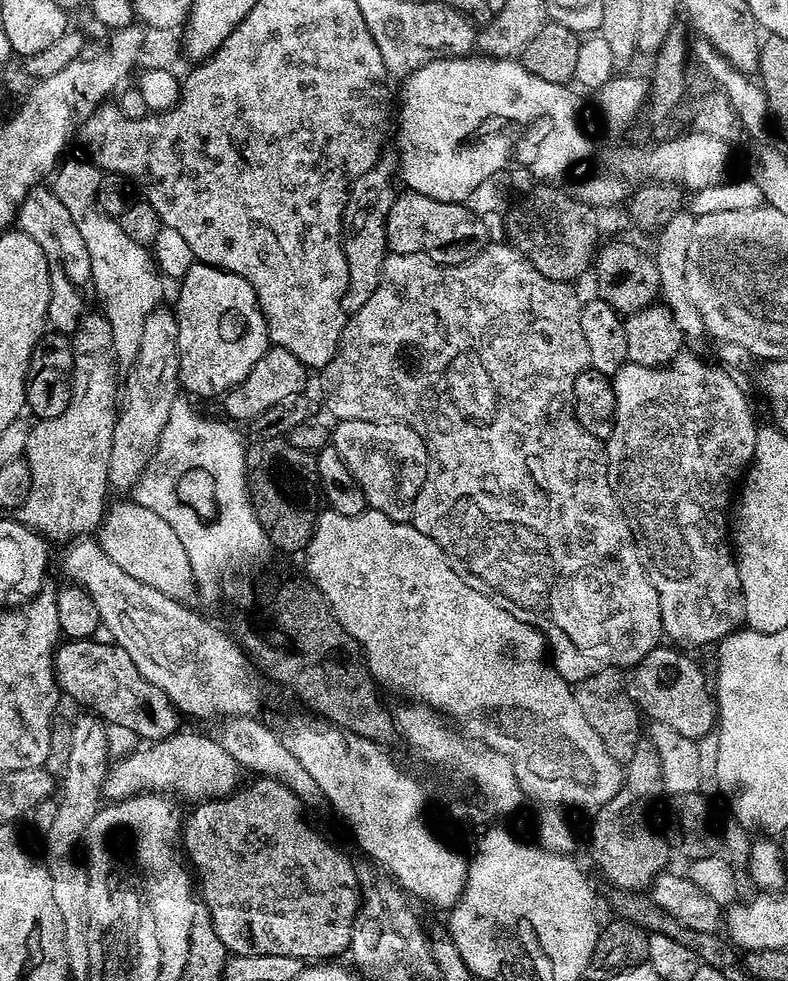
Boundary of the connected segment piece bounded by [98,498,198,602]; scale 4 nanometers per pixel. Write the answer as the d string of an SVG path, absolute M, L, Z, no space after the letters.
M135 499L120 500L113 508L111 505L105 511L104 519L100 521L98 529L98 543L100 549L106 554L106 558L110 558L110 562L122 566L122 570L126 570L126 574L130 574L130 578L138 578L138 582L146 582L146 586L154 586L154 590L181 602L191 601L191 596L197 595L196 579L192 576L192 567L186 550L182 546L182 542L178 542L178 534L174 534L170 522L158 518L158 514L154 514L154 510L136 503Z

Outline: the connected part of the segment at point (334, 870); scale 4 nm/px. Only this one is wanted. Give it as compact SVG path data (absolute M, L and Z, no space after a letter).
M261 775L254 780L256 781L253 784L246 785L245 783L239 790L227 796L199 801L193 807L196 809L189 814L188 821L184 824L184 832L182 828L182 844L184 840L185 846L188 847L188 856L192 859L190 868L194 873L195 883L198 885L199 895L200 892L204 895L202 904L208 909L208 917L214 934L222 938L229 953L238 956L242 954L286 954L286 958L298 958L301 962L326 962L331 958L340 958L340 955L348 952L350 934L354 930L354 918L357 910L360 909L358 868L355 868L322 833L315 832L308 825L308 820L304 817L305 801L291 792L281 780L266 775Z

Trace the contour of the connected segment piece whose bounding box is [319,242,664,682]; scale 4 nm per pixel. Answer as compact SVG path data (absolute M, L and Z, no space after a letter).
M502 242L502 244L489 243L482 251L477 252L471 260L461 264L437 264L431 255L422 252L418 254L398 254L393 252L384 258L384 265L380 271L380 281L374 290L374 294L370 294L370 298L366 298L366 306L362 306L357 312L353 312L347 317L344 333L340 336L340 343L336 346L334 358L319 373L320 384L324 387L324 404L328 407L329 414L333 416L333 421L396 420L399 424L405 424L413 428L422 438L422 442L426 442L429 459L428 473L426 474L426 482L422 486L422 490L412 507L410 523L418 530L422 530L422 534L426 534L426 538L434 541L448 555L448 559L455 562L454 567L466 582L466 586L474 586L474 590L478 590L478 594L486 594L486 598L498 602L498 606L502 606L502 610L514 614L514 618L518 618L522 622L533 624L539 632L543 632L547 641L547 647L550 649L551 663L555 665L558 674L569 682L581 680L590 674L598 674L598 670L606 670L607 668L631 669L642 658L646 658L646 654L650 654L650 650L661 647L662 637L664 636L658 590L654 590L654 586L648 577L648 572L644 569L642 552L638 547L638 540L634 535L632 522L625 514L624 508L620 505L620 500L612 489L612 483L608 477L608 453L605 441L601 437L590 434L585 430L576 416L574 382L578 378L578 374L590 365L590 346L586 346L586 338L582 334L582 318L580 317L582 300L576 297L576 292L572 288L574 287L571 283L555 281L554 278L548 278L544 274L540 274L531 265L531 262L508 242Z

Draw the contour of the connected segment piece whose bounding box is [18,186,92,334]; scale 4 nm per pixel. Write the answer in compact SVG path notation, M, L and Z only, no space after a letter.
M44 187L31 188L26 198L20 201L18 228L30 238L34 238L34 242L42 246L42 254L46 254L46 262L50 270L48 324L57 332L71 334L75 332L78 322L84 317L89 307L88 292L90 296L90 285L92 284L90 254L66 206L62 206L62 202L58 200L51 187Z

